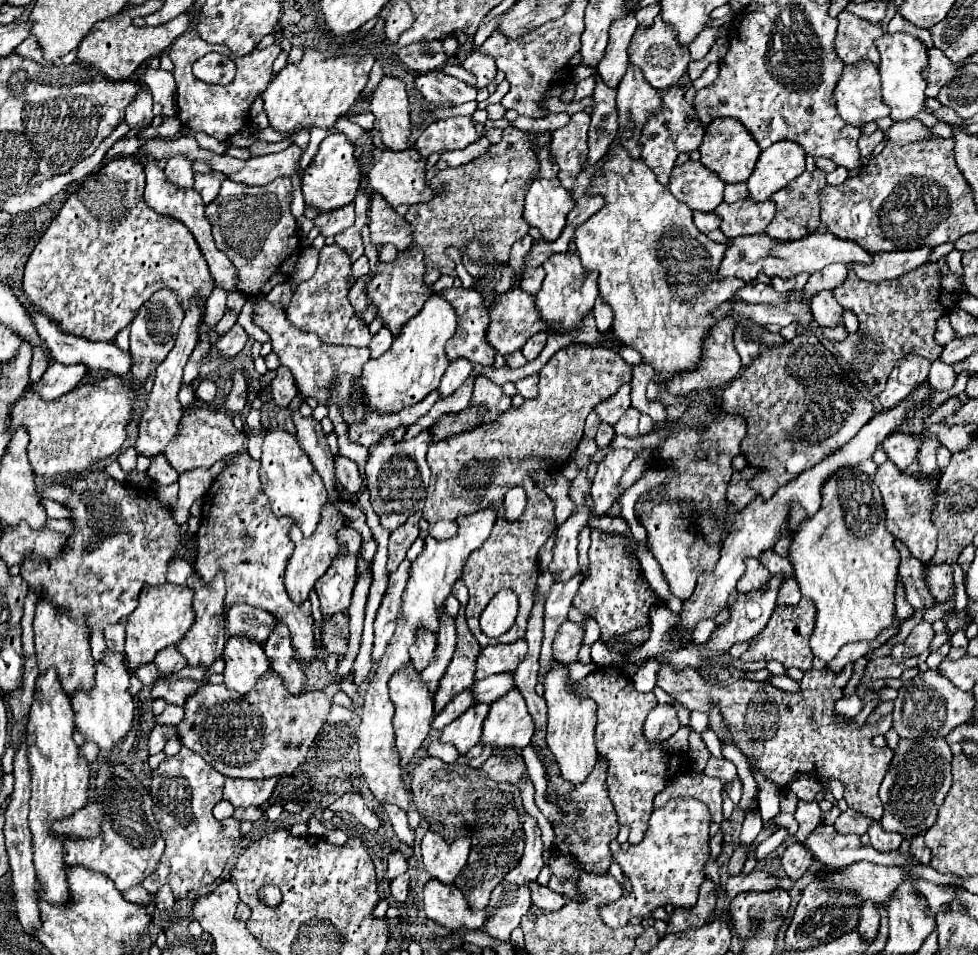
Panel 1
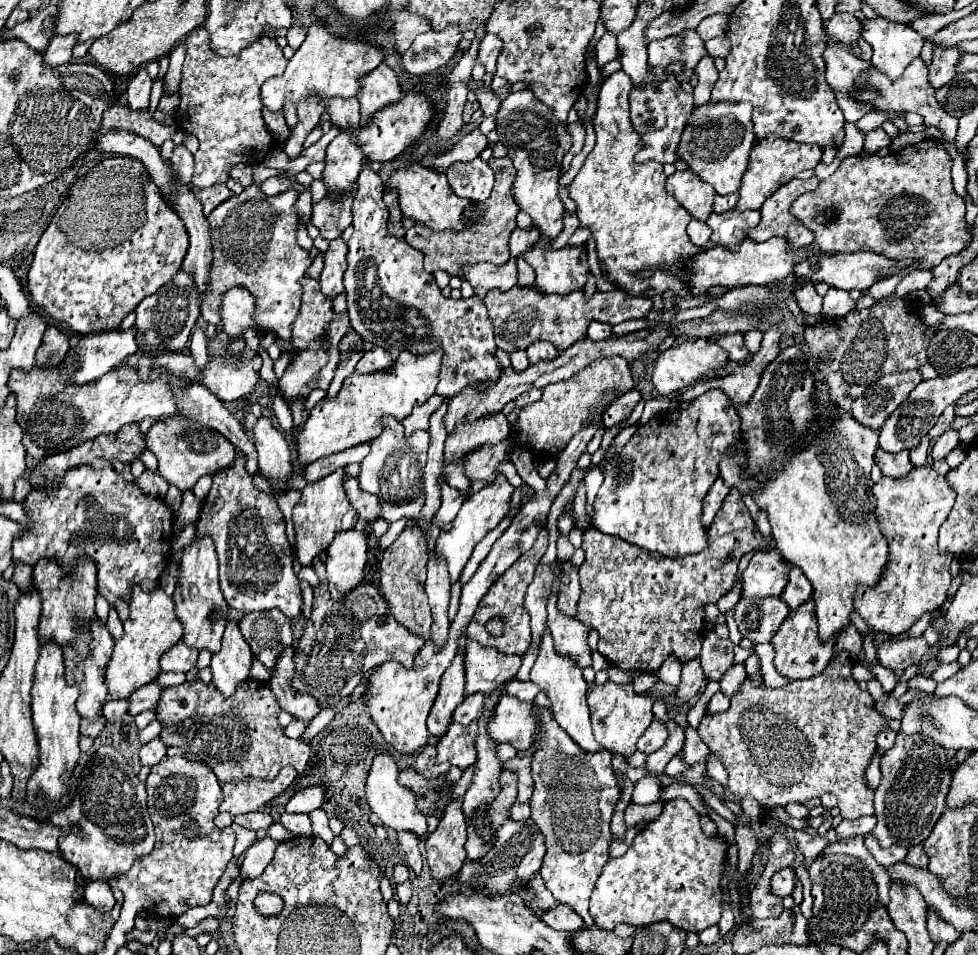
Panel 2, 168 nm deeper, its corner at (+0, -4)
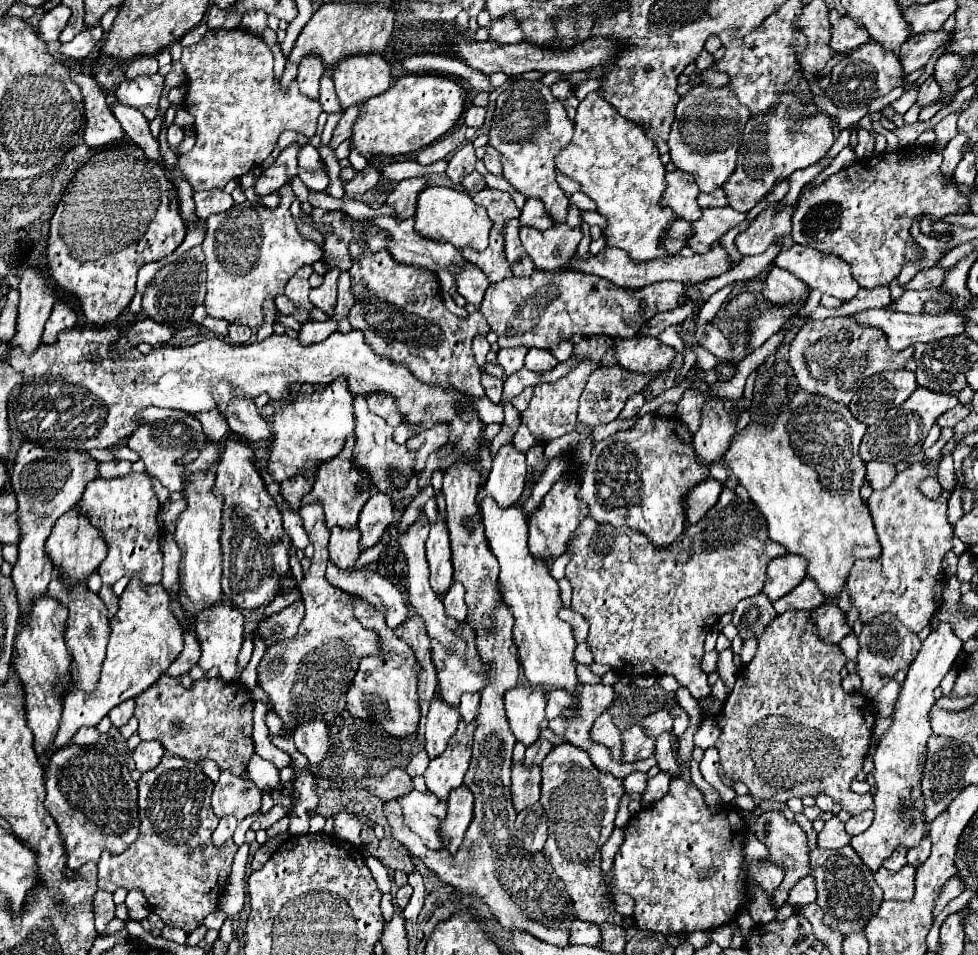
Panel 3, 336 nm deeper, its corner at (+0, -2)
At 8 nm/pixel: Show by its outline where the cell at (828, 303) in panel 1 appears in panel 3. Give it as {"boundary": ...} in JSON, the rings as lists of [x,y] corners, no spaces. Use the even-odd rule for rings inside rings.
{"boundary":[[[772,267],[764,279],[764,289],[762,295],[766,301],[776,303],[776,305],[790,305],[804,295],[808,287],[798,281],[792,273],[786,273],[784,269]]]}

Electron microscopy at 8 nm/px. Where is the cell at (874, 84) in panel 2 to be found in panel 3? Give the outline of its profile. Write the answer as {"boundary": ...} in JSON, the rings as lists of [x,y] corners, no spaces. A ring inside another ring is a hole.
{"boundary":[[[868,41],[866,45],[860,45],[858,49],[846,53],[844,59],[834,65],[830,73],[830,87],[826,87],[824,93],[836,107],[858,109],[862,105],[872,103],[872,99],[890,93],[900,83],[902,83],[902,65],[898,57],[886,51],[882,45],[876,45],[876,41]]]}

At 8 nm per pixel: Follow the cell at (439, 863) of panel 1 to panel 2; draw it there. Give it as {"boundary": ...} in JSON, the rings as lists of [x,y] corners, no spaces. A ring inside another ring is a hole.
{"boundary":[[[452,801],[436,831],[426,837],[426,861],[430,865],[434,879],[454,877],[458,867],[462,867],[466,859],[466,817],[460,809],[460,801]]]}

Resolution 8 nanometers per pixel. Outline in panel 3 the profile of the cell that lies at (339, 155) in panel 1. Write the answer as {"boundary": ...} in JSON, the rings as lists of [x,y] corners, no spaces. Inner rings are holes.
{"boundary":[[[404,75],[390,89],[362,105],[352,133],[352,147],[364,157],[418,151],[448,133],[458,123],[464,107],[466,89],[454,79],[444,75]]]}

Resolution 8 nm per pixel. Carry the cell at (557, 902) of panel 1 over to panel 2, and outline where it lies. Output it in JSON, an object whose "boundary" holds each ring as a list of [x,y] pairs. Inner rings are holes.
{"boundary":[[[564,903],[556,905],[554,909],[546,909],[546,911],[540,915],[540,919],[542,919],[546,925],[554,927],[556,931],[568,931],[568,933],[572,933],[572,931],[582,929],[582,919],[576,915],[576,911],[574,911],[572,907],[564,905]]]}

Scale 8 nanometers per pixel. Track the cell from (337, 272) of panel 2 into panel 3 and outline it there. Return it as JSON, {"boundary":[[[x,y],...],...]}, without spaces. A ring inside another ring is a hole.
{"boundary":[[[328,269],[322,285],[318,289],[310,291],[310,303],[324,311],[328,317],[334,315],[336,307],[336,283],[338,283],[338,269]]]}

